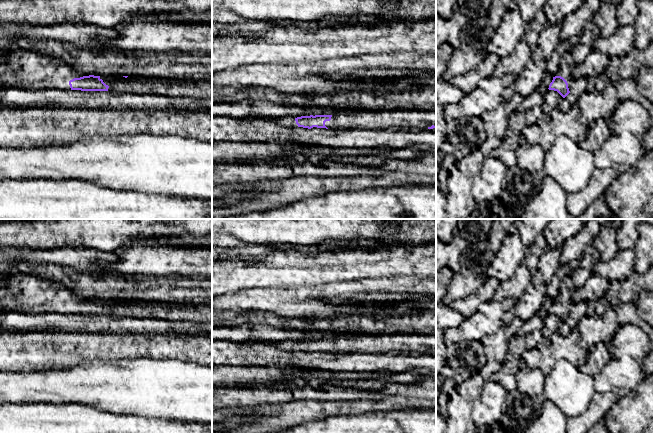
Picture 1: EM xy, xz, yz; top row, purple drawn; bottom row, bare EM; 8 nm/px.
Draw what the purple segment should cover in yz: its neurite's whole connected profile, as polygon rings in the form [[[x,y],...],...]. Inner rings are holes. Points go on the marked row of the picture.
[[[561,76],[553,77],[548,89],[557,91],[563,98],[570,93],[567,81]]]

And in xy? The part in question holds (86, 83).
[[[15,48],[0,62],[0,86],[22,89],[112,91],[114,93],[212,98],[212,81],[167,84],[128,81],[128,76],[83,75],[60,57]]]

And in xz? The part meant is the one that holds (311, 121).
[[[393,110],[393,111],[359,111],[359,112],[352,112],[352,113],[346,113],[341,112],[336,115],[310,115],[310,116],[301,116],[301,117],[292,117],[292,116],[286,116],[286,117],[276,117],[276,118],[264,118],[259,117],[263,119],[269,119],[273,121],[274,123],[277,123],[279,125],[290,127],[290,128],[308,128],[311,129],[313,127],[317,128],[326,128],[326,129],[353,129],[353,128],[360,128],[360,129],[388,129],[393,127],[416,127],[421,129],[433,129],[436,128],[436,110],[433,111],[420,111],[420,110]]]

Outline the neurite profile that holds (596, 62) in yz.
[[[592,49],[586,59],[581,64],[577,64],[574,67],[572,70],[572,78],[596,78],[600,74],[604,73],[610,59],[611,58],[605,53]]]

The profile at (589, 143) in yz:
[[[600,118],[588,124],[587,137],[579,145],[582,149],[595,153],[610,135],[607,120]]]

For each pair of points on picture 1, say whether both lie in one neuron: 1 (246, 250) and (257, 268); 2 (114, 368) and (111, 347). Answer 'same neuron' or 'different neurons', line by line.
1: different neurons
2: different neurons

